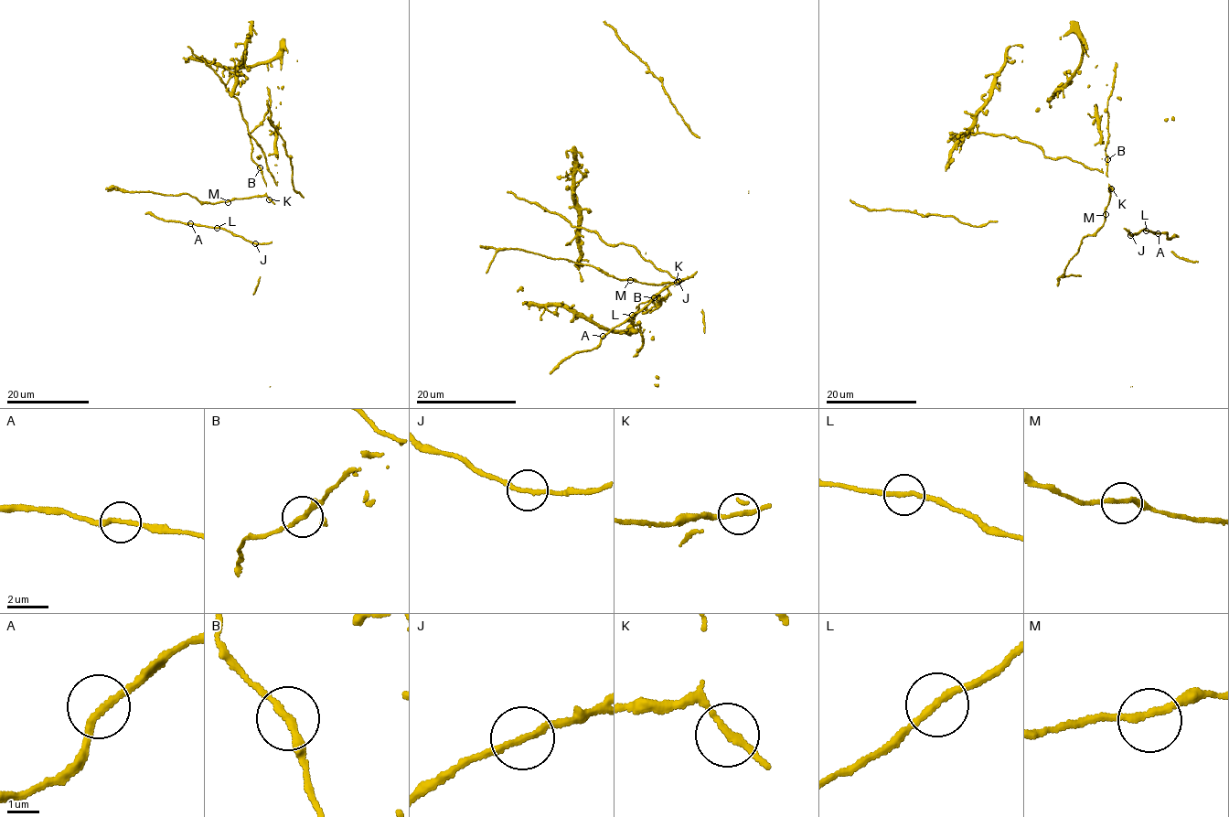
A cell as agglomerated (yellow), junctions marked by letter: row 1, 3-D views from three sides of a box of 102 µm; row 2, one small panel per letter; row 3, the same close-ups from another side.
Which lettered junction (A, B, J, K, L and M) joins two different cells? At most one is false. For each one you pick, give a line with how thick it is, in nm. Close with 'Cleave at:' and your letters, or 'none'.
Cleave at: none

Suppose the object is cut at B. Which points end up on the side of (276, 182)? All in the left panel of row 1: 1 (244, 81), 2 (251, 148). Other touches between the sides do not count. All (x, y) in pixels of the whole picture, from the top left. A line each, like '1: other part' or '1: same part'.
1: same part
2: other part

